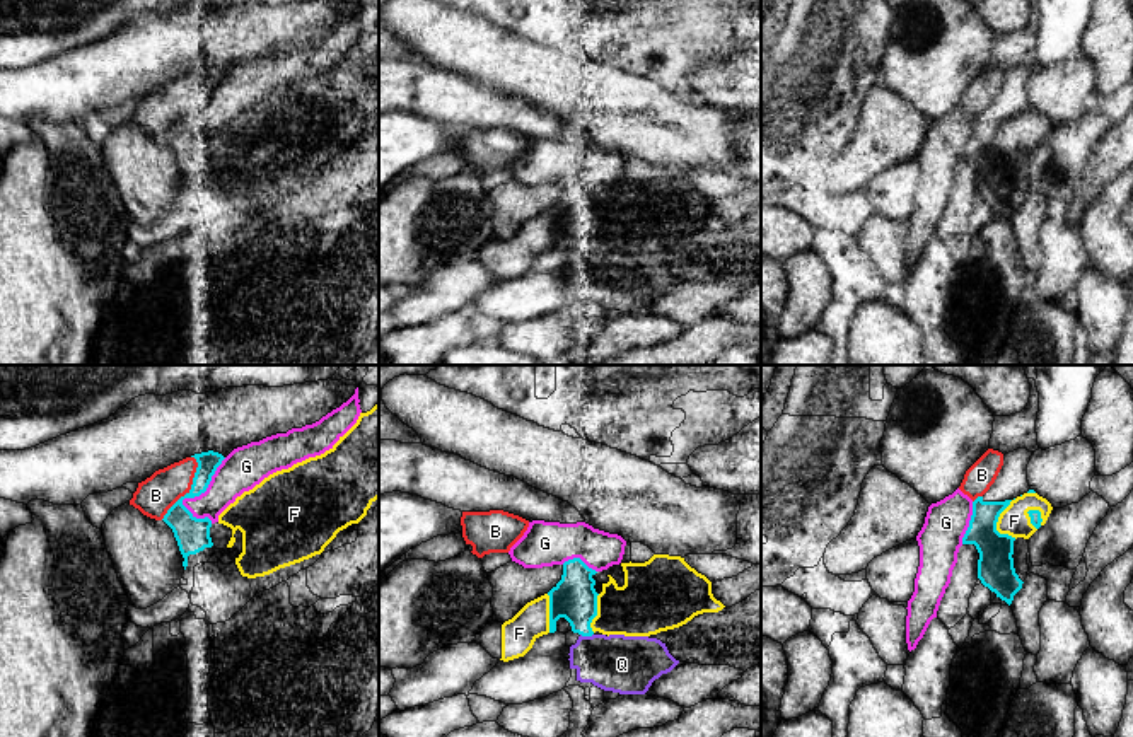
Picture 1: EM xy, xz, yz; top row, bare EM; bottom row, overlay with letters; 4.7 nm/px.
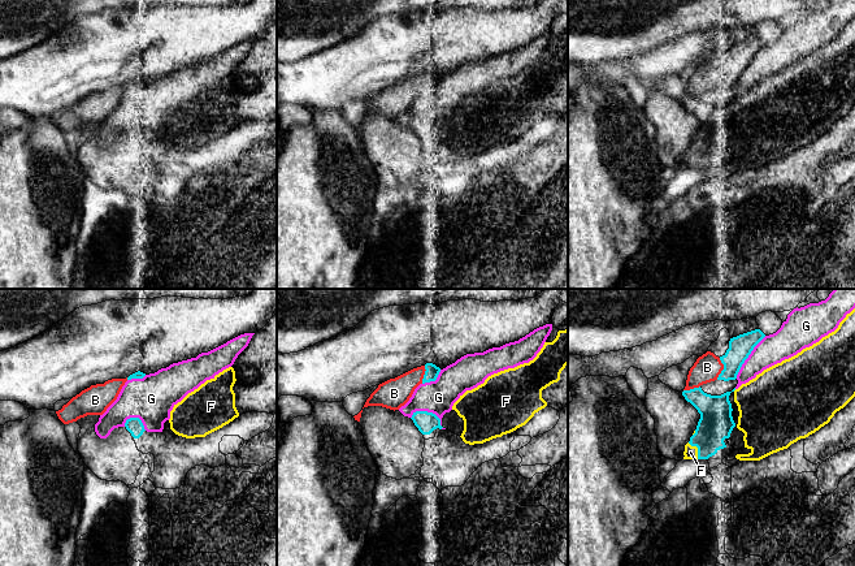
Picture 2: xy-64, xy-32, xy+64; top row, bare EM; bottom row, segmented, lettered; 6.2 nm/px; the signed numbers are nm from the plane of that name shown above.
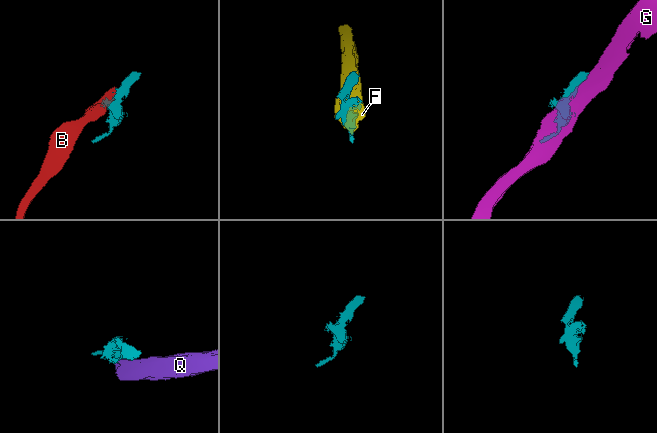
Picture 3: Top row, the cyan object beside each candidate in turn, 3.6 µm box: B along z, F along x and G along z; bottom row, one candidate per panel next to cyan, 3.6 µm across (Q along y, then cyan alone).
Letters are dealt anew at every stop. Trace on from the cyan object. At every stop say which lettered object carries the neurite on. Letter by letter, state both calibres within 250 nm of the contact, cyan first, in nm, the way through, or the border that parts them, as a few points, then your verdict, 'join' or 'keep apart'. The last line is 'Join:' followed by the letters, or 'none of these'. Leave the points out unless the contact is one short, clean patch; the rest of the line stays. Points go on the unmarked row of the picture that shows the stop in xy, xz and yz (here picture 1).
B: 160 nm thick on the cyan side, 180 nm on the other; join
F: 180 nm thick on the cyan side, 140 nm on the other; keep apart
G: 160 nm thick on the cyan side, 200 nm on the other; keep apart
Q: 200 nm thick on the cyan side, 280 nm on the other; keep apart
Join: B

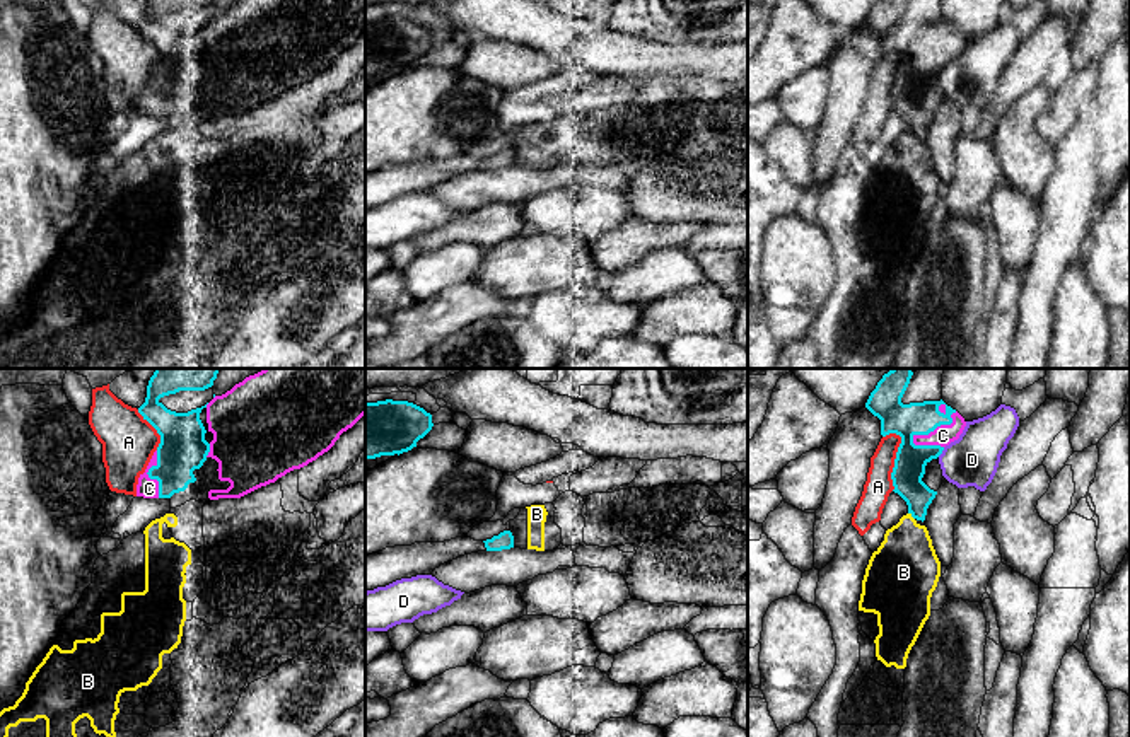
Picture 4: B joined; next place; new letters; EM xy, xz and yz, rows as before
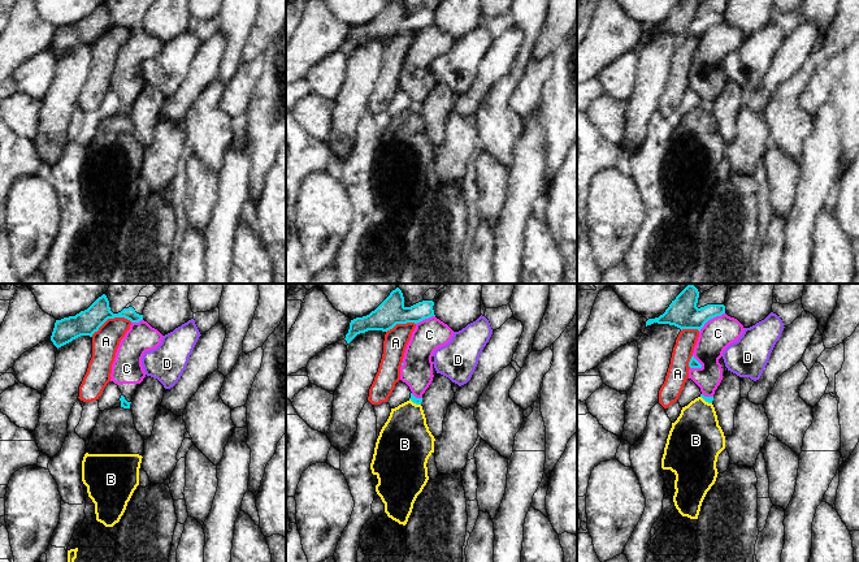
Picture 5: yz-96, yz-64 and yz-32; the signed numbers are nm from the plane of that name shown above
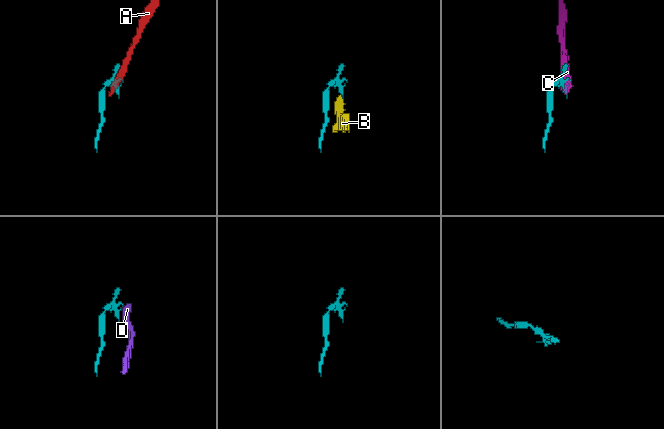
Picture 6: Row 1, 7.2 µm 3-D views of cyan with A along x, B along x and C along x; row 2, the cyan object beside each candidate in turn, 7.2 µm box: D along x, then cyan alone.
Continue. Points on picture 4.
A: 160 nm thick on the cyan side, 130 nm on the other; keep apart
B: 150 nm thick on the cyan side, 320 nm on the other; keep apart
C: 160 nm thick on the cyan side, 100 nm on the other; keep apart
D: 160 nm thick on the cyan side, 240 nm on the other; keep apart
Join: none of these

